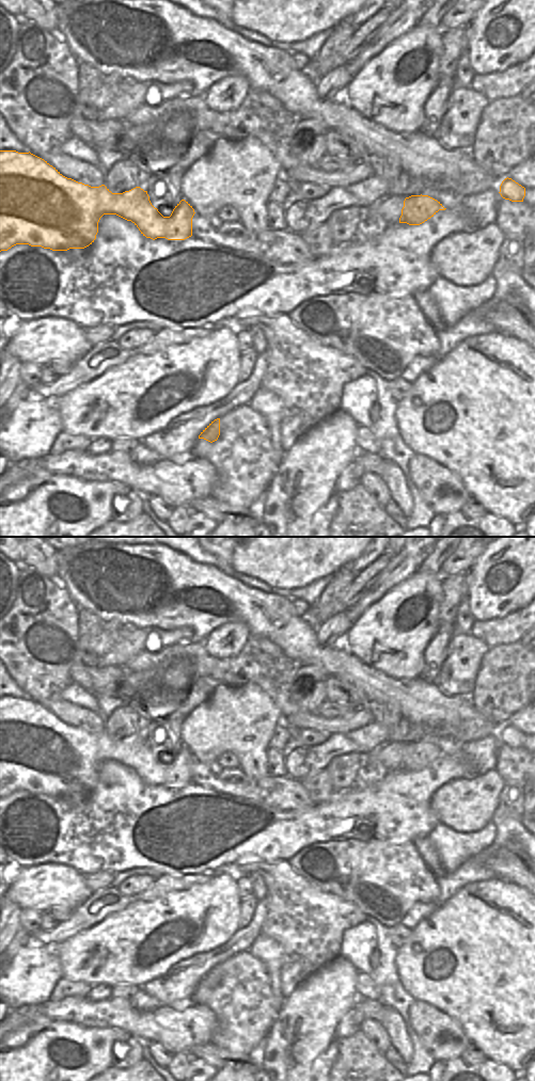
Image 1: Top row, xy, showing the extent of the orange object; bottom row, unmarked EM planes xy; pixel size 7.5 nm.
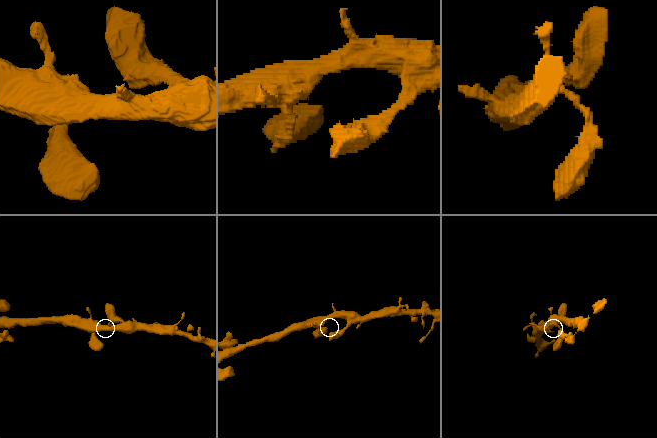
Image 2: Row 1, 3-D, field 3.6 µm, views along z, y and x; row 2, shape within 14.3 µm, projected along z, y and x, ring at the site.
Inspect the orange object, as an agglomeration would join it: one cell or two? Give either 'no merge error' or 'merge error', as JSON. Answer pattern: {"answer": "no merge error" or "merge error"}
{"answer": "no merge error"}

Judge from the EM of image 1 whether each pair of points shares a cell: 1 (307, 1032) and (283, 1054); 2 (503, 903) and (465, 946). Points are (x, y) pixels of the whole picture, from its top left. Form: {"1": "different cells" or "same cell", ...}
{"1": "same cell", "2": "same cell"}

